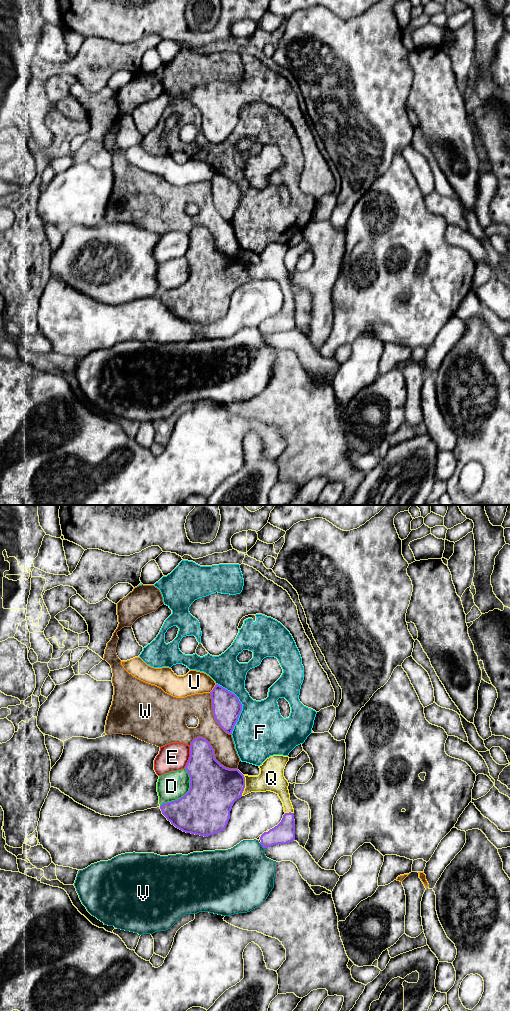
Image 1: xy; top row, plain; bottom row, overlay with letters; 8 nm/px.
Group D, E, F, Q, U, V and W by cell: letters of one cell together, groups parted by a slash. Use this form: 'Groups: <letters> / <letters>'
Groups: D / E / F / Q / U / V / W

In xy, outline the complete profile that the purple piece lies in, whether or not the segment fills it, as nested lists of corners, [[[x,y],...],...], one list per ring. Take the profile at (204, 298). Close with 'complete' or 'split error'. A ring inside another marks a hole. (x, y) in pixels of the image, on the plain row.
[[[197,225],[191,230],[190,245],[185,254],[190,265],[189,279],[180,287],[163,291],[160,297],[176,316],[186,321],[208,325],[226,316],[230,299],[237,287],[251,280],[271,279],[281,287],[285,302],[277,314],[261,323],[260,332],[263,336],[287,332],[295,328],[294,297],[290,289],[289,271],[284,265],[284,257],[288,249],[288,244],[273,243],[259,254],[258,264],[243,263],[238,256],[229,257],[221,253],[215,247],[214,237],[210,231],[203,225]]] | split error

